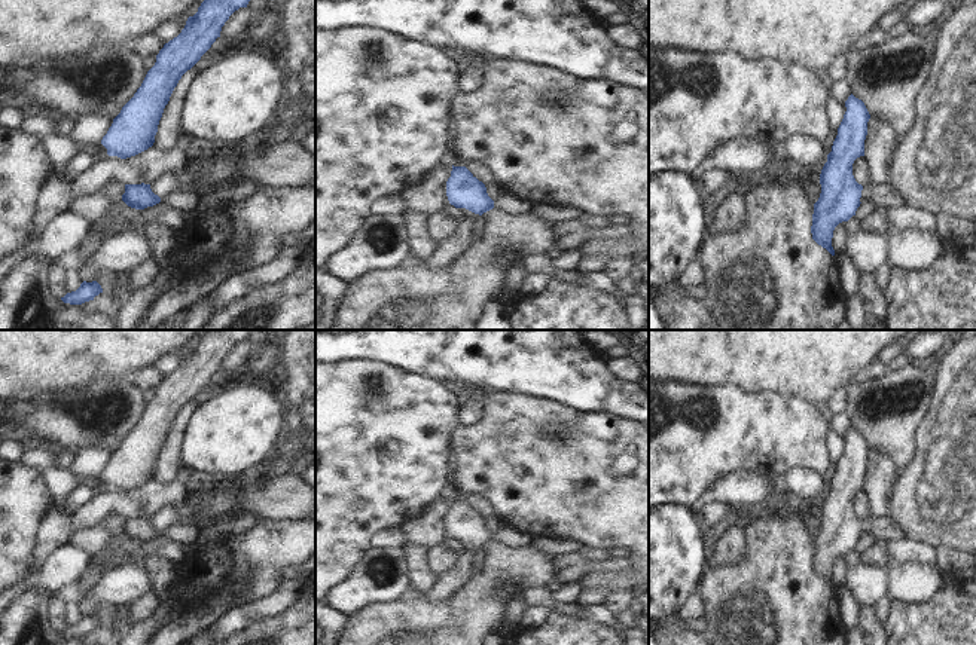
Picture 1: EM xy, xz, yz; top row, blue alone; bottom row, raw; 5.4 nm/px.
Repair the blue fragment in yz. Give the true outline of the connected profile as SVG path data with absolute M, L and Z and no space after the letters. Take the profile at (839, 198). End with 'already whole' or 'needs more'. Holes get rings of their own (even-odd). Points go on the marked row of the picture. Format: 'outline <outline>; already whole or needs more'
outline M853 94L845 101L845 107L832 152L820 174L821 193L814 204L811 226L812 239L832 256L835 256L832 247L835 227L855 215L864 199L873 201L878 207L906 205L903 195L890 183L861 186L855 181L853 163L864 156L870 114L864 103Z; needs more

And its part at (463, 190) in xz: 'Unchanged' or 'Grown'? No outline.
Grown

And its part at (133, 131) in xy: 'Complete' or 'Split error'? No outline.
Complete

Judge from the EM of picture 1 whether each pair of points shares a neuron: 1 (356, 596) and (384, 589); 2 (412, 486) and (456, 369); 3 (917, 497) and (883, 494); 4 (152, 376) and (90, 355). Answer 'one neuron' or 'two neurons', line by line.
1: one neuron
2: two neurons
3: two neurons
4: two neurons

